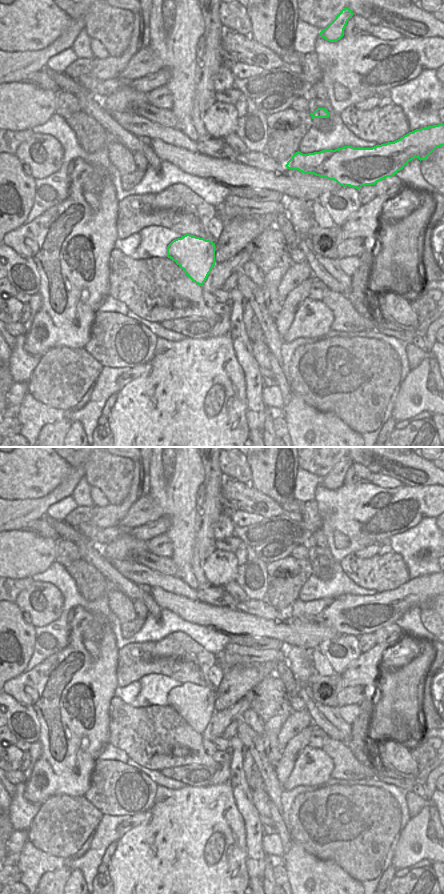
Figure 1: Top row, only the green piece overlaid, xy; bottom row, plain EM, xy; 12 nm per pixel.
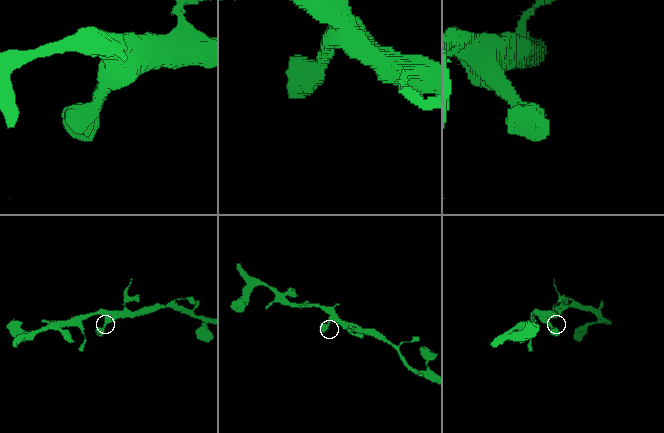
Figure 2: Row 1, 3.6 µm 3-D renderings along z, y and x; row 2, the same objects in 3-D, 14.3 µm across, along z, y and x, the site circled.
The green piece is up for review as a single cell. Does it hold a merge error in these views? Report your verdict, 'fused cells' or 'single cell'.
fused cells

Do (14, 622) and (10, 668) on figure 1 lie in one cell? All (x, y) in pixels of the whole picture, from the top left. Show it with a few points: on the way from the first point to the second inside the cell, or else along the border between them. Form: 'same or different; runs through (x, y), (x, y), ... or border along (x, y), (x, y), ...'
same; runs through (16, 635), (22, 644), (23, 662)

